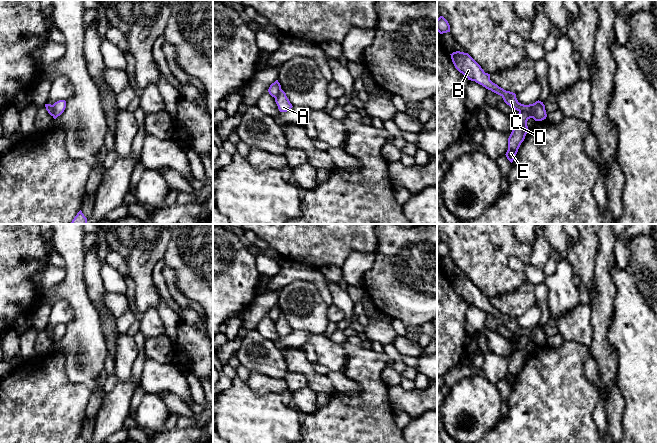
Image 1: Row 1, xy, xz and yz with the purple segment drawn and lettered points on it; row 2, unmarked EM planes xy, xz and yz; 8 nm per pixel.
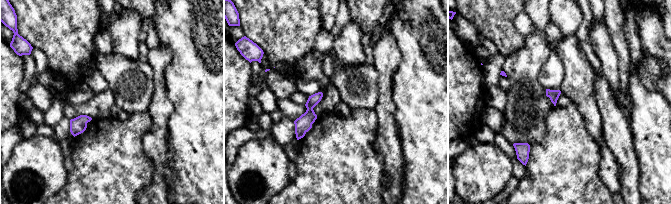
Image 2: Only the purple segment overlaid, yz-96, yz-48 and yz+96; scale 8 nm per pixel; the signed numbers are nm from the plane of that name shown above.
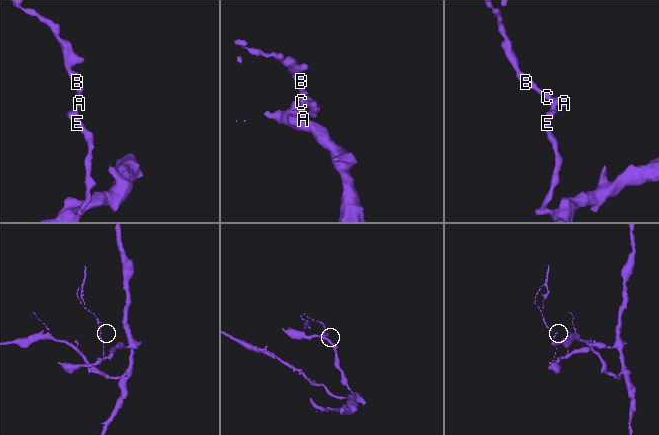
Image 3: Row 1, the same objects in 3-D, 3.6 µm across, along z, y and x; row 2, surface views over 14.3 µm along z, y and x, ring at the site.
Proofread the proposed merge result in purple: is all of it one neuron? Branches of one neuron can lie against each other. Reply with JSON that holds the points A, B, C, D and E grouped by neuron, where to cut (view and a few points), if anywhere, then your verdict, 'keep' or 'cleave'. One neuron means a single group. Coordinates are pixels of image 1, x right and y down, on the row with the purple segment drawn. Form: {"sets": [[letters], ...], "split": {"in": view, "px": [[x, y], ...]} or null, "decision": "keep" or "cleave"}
{"sets": [["A", "B", "C"], ["D", "E"]], "split": {"in": "yz", "px": [[519, 110], [529, 109], [532, 117]]}, "decision": "cleave"}

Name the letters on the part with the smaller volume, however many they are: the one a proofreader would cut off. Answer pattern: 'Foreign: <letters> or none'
Foreign: A, B, C

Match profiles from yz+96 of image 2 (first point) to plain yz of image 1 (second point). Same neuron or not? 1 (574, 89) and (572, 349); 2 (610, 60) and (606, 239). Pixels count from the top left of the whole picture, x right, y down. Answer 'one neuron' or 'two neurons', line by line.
1: two neurons
2: two neurons

